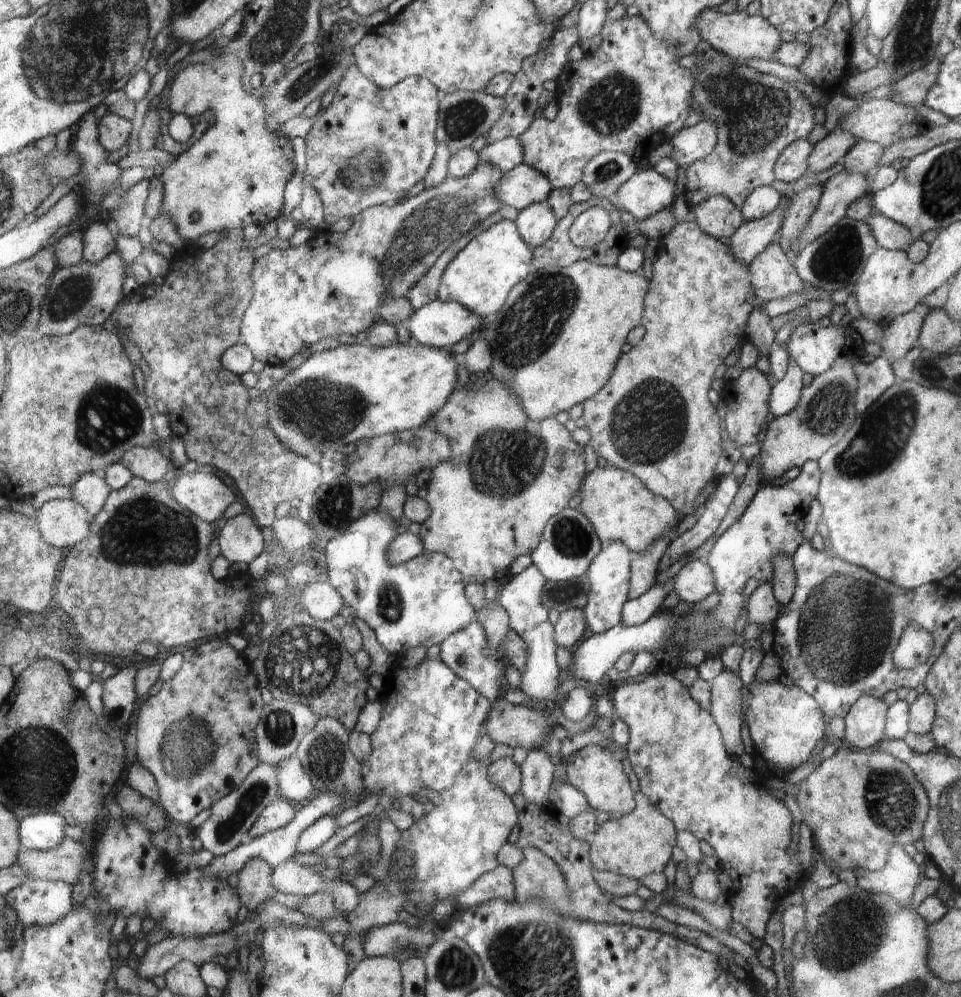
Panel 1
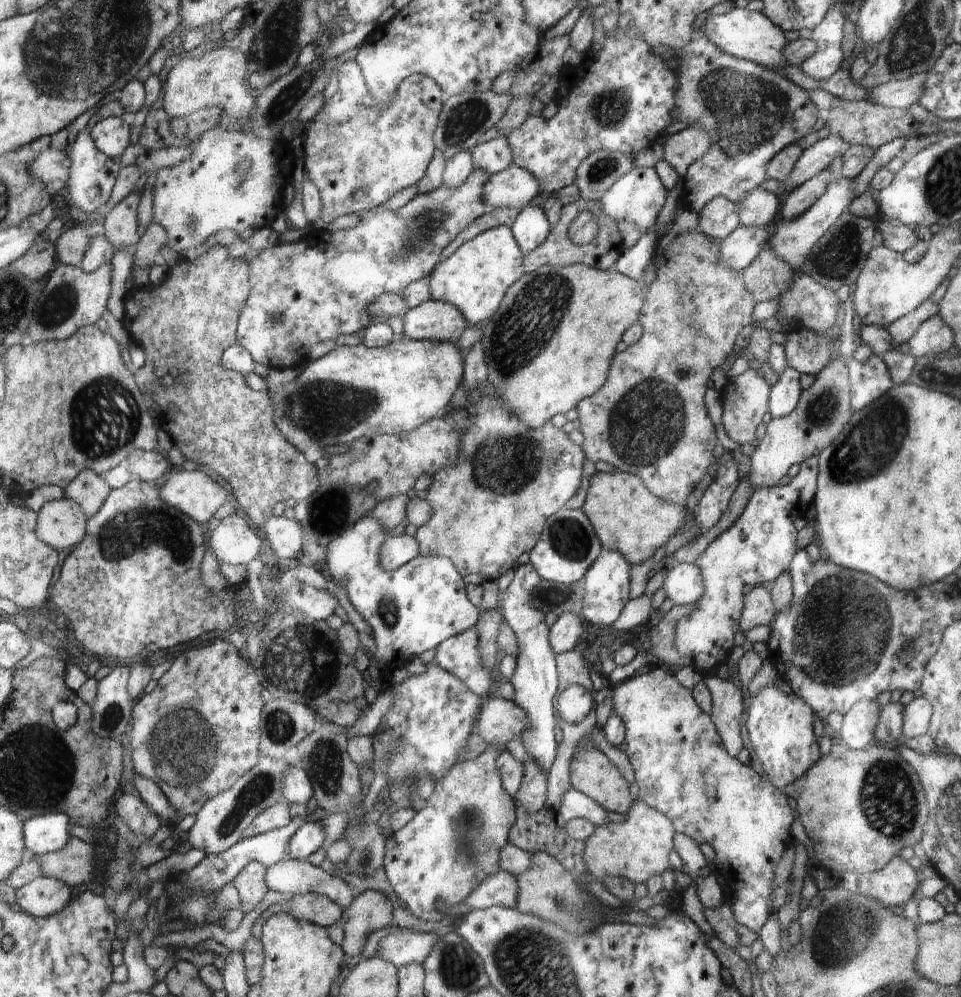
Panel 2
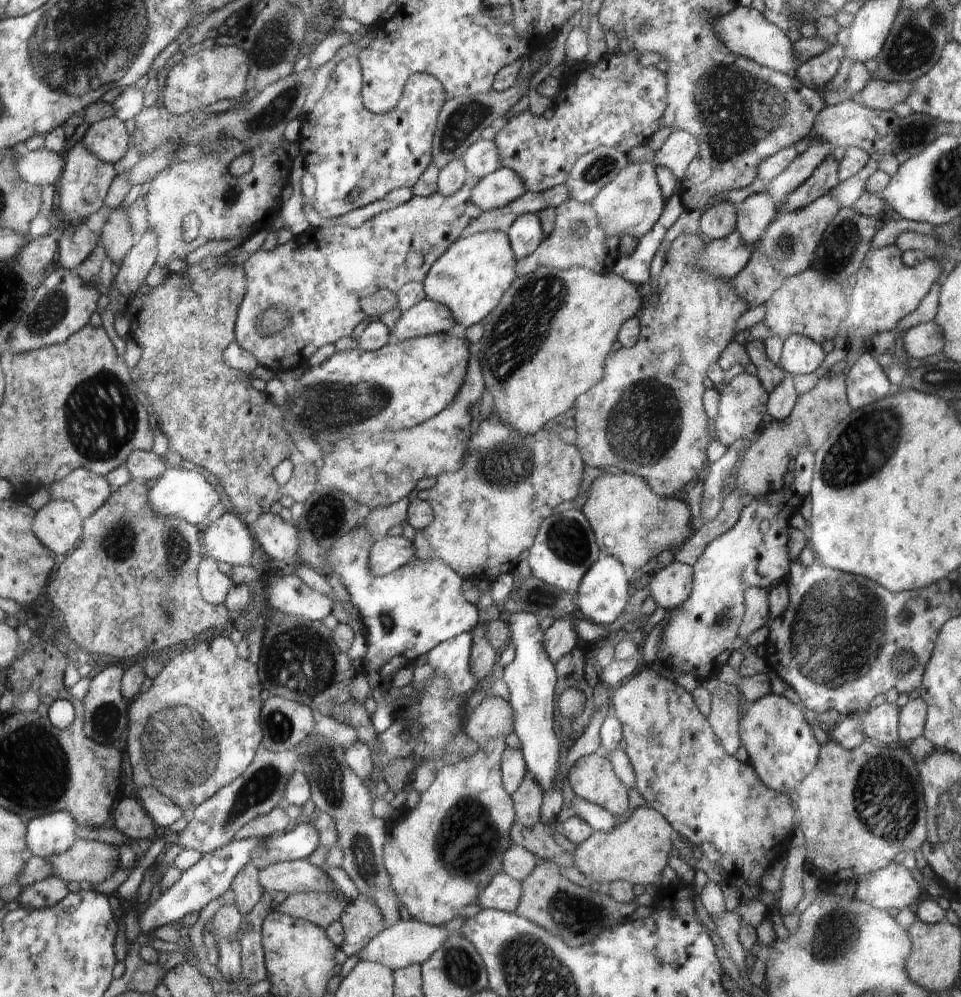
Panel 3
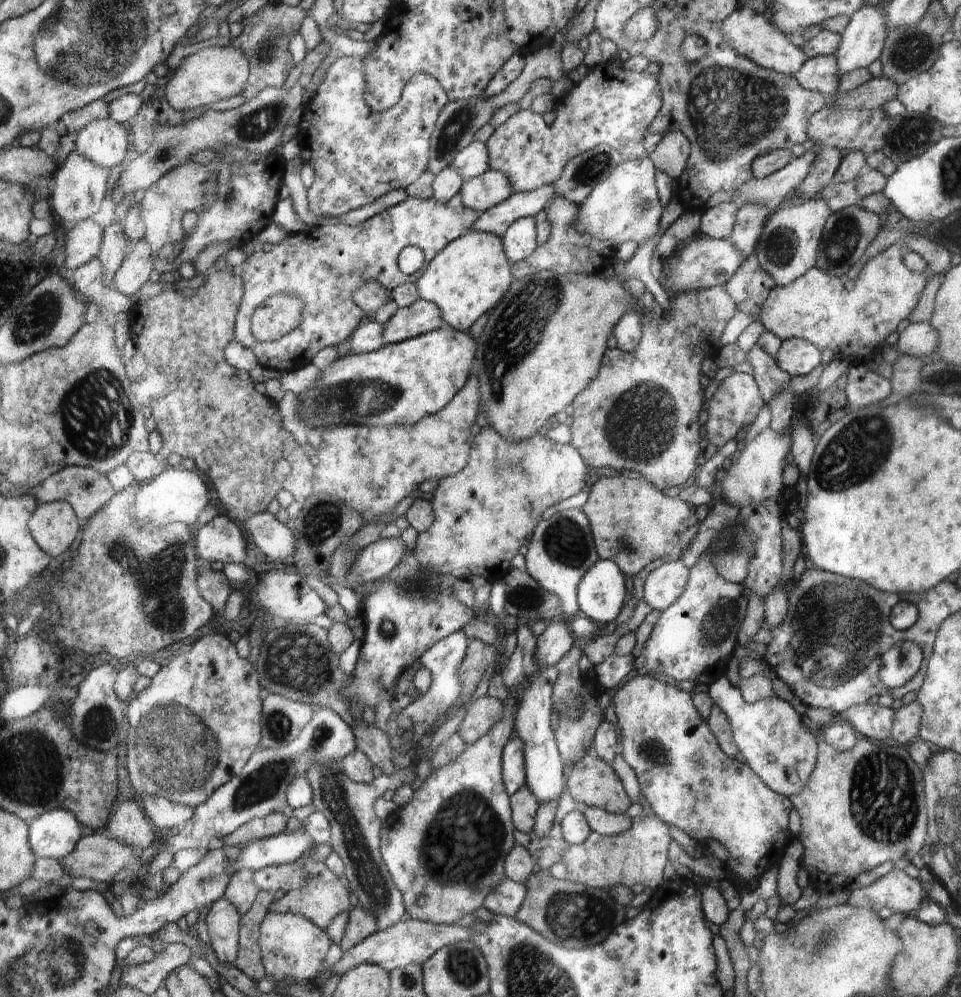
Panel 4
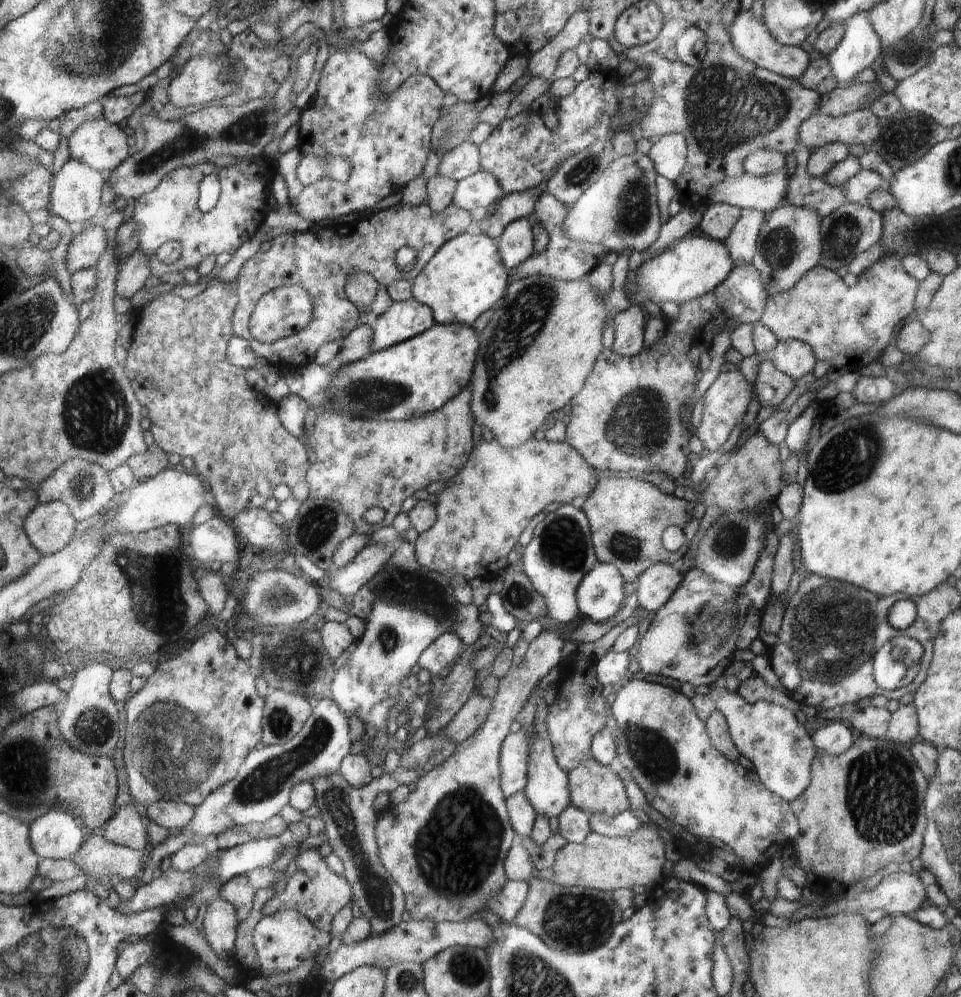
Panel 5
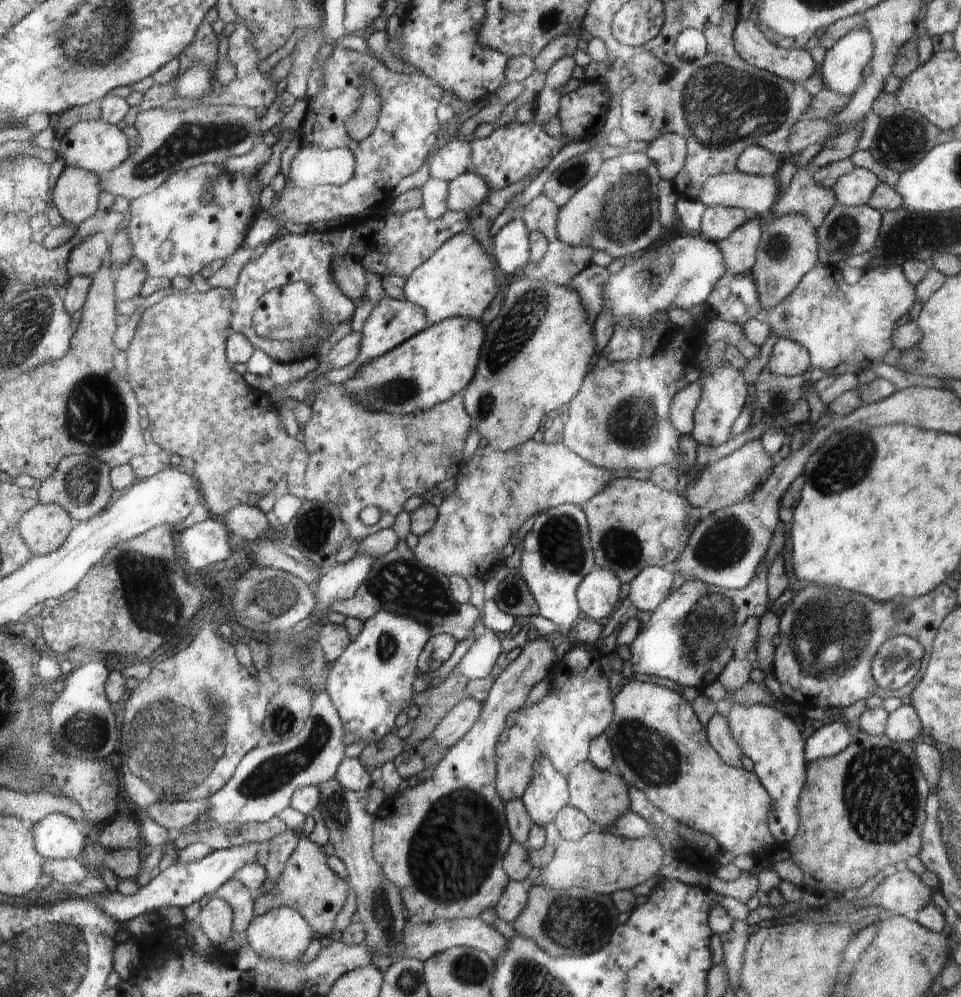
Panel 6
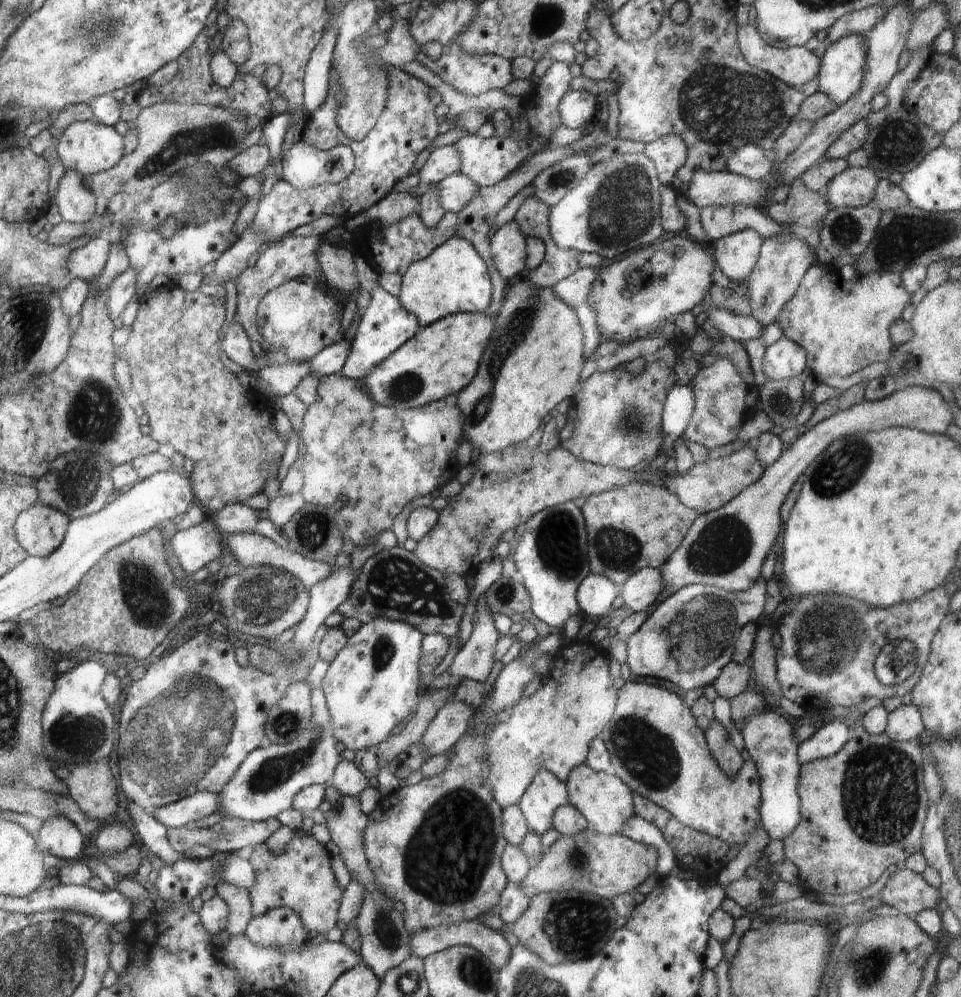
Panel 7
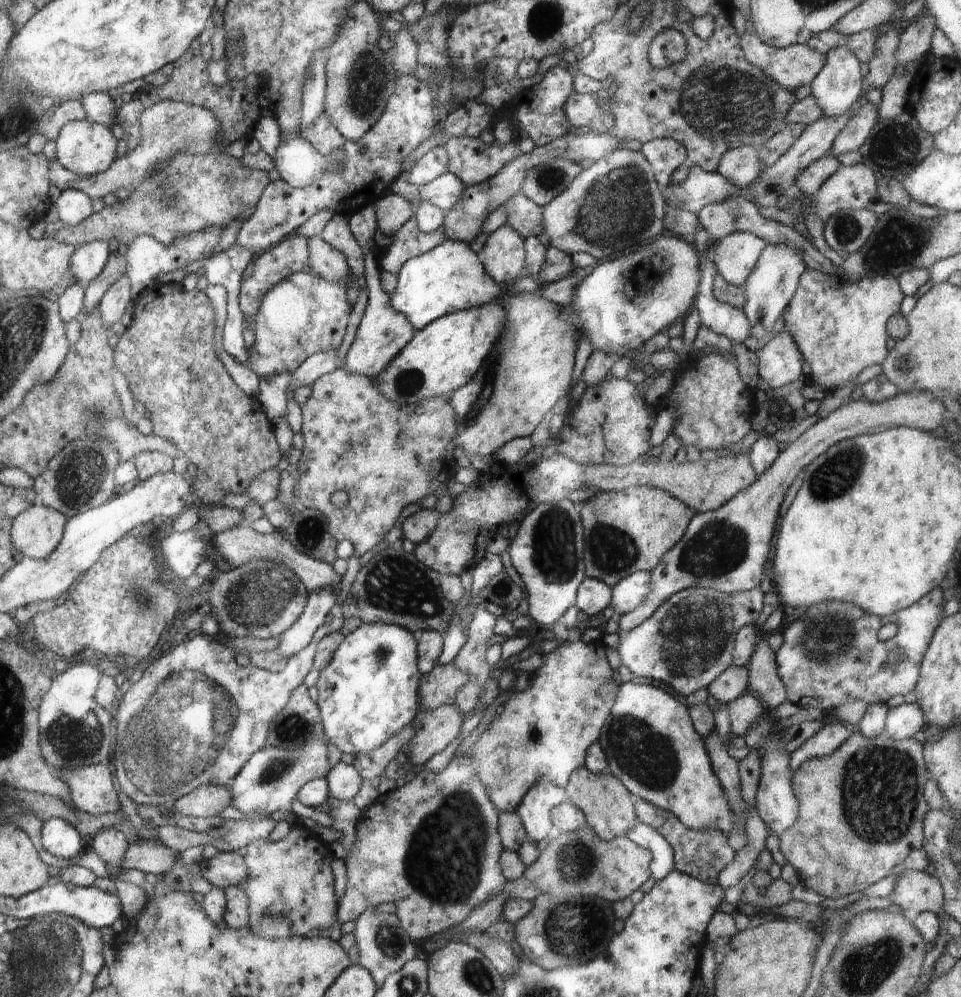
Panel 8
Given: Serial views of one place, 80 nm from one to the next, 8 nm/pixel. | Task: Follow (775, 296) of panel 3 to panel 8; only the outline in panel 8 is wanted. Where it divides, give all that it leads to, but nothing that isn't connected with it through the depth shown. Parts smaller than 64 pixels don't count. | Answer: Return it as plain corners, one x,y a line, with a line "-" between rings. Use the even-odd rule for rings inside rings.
807,268
801,274
798,288
782,312
781,318
784,320
785,330
796,341
811,368
811,373
807,377
811,384
818,384
826,394
840,386
842,382
855,378
867,366
882,364
889,353
886,347
886,340
889,337
887,324
892,315
900,312
904,297
898,278
892,275
862,277
850,281
838,275

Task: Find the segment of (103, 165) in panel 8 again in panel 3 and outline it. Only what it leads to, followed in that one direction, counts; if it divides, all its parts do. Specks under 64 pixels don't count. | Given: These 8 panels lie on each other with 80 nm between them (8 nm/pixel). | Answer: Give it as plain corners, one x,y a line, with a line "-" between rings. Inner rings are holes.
116,116
93,122
80,142
99,159
114,165
128,148
124,123

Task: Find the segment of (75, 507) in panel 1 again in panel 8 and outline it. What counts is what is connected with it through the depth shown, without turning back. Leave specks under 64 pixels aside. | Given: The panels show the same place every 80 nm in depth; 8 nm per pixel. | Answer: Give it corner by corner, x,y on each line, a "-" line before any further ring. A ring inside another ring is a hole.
35,502
16,520
11,540
16,540
16,550
21,556
44,560
62,542
67,519
56,509

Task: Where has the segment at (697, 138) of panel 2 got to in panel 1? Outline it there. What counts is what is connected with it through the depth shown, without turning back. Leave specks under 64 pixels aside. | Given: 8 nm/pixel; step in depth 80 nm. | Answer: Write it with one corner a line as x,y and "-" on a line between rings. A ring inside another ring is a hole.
706,117
698,124
684,128
670,143
674,145
671,157
683,172
688,165
712,154
717,143
716,123

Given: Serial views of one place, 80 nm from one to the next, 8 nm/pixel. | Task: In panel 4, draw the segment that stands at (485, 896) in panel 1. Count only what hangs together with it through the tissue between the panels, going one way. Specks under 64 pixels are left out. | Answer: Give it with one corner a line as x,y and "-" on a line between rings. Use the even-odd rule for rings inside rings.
502,879
486,898
484,906
494,915
515,917
527,896
525,883

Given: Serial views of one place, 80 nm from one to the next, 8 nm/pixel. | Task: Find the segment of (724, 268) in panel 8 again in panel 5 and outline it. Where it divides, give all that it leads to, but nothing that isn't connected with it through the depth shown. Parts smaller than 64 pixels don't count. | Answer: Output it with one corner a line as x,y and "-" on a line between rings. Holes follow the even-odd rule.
743,209
740,220
734,225
730,238
724,241
735,266
753,264
759,248
759,232
766,222
767,214
759,210

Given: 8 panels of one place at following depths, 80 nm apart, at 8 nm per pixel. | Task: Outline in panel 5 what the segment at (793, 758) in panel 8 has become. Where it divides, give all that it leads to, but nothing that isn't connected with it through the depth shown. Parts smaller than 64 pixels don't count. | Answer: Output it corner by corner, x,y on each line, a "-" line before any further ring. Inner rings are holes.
830,722
812,736
815,749
838,755
846,752
856,737
854,730
842,722

